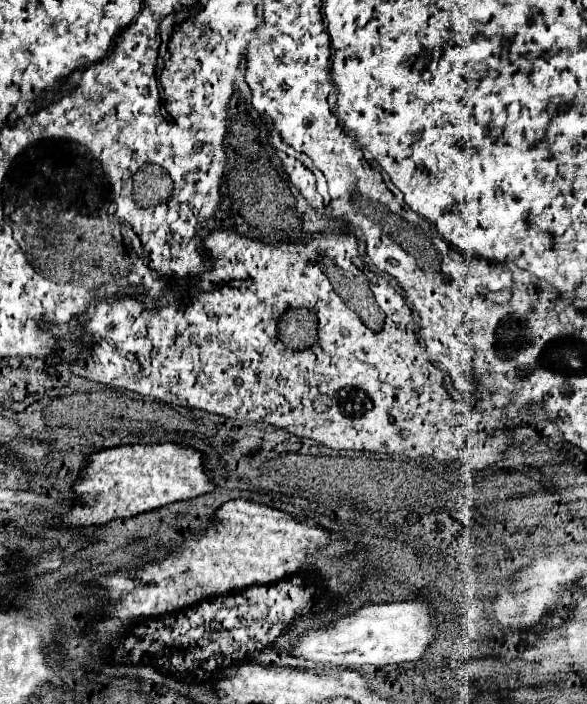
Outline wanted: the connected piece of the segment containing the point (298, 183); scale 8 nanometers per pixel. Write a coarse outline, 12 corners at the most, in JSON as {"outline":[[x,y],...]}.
{"outline":[[282,155],[281,165],[294,186],[314,209],[310,181],[316,181],[306,161]]}

